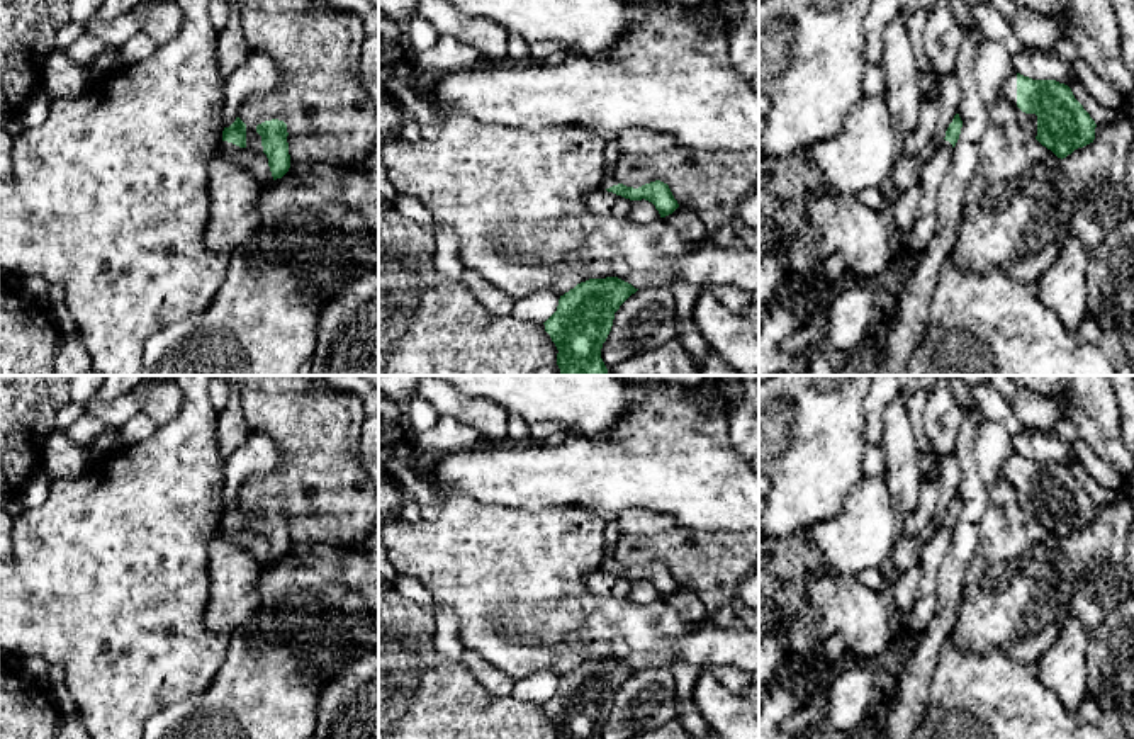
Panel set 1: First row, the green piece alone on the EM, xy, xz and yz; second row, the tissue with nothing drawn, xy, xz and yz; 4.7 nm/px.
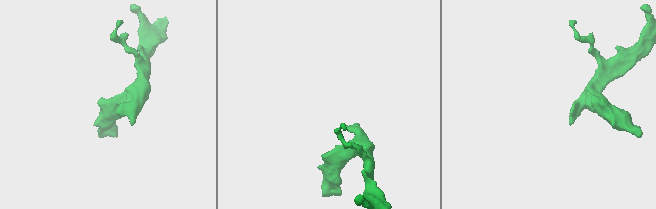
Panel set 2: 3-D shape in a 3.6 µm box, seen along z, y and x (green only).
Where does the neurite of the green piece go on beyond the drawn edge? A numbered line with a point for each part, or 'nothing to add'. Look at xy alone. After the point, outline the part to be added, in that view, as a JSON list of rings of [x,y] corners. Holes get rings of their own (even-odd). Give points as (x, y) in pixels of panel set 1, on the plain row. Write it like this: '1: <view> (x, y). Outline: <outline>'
1: xy (257, 544). Outline: [[[222,522],[221,532],[231,545],[248,550],[261,571],[273,564],[268,539],[263,532],[253,533],[227,522]]]

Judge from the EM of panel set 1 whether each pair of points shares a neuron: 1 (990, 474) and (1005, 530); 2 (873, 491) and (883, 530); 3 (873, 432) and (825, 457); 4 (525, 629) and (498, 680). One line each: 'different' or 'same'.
1: different
2: same
3: different
4: different

